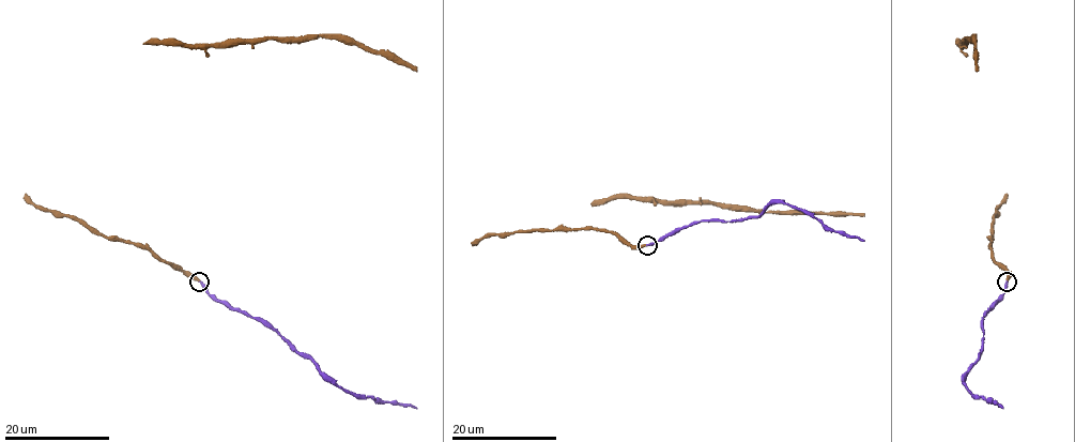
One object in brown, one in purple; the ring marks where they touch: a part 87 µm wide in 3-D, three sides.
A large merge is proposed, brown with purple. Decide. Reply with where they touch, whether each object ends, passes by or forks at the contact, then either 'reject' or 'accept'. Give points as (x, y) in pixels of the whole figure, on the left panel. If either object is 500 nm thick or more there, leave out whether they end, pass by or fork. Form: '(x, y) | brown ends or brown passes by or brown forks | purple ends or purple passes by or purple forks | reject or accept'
(199, 282) | brown ends | purple ends | accept

